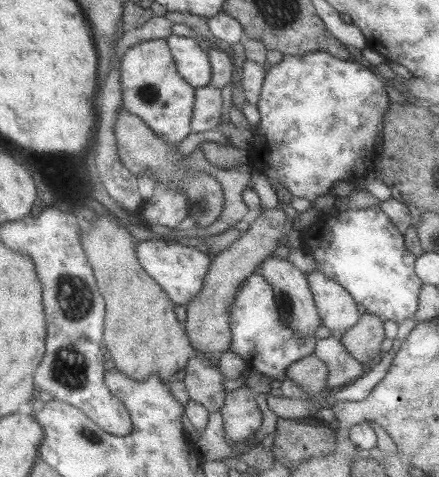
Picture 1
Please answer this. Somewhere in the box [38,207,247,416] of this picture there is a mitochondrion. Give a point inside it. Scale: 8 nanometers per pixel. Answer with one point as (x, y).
(67, 368)

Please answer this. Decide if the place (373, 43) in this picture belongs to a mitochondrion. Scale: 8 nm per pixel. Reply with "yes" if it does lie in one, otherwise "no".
no

